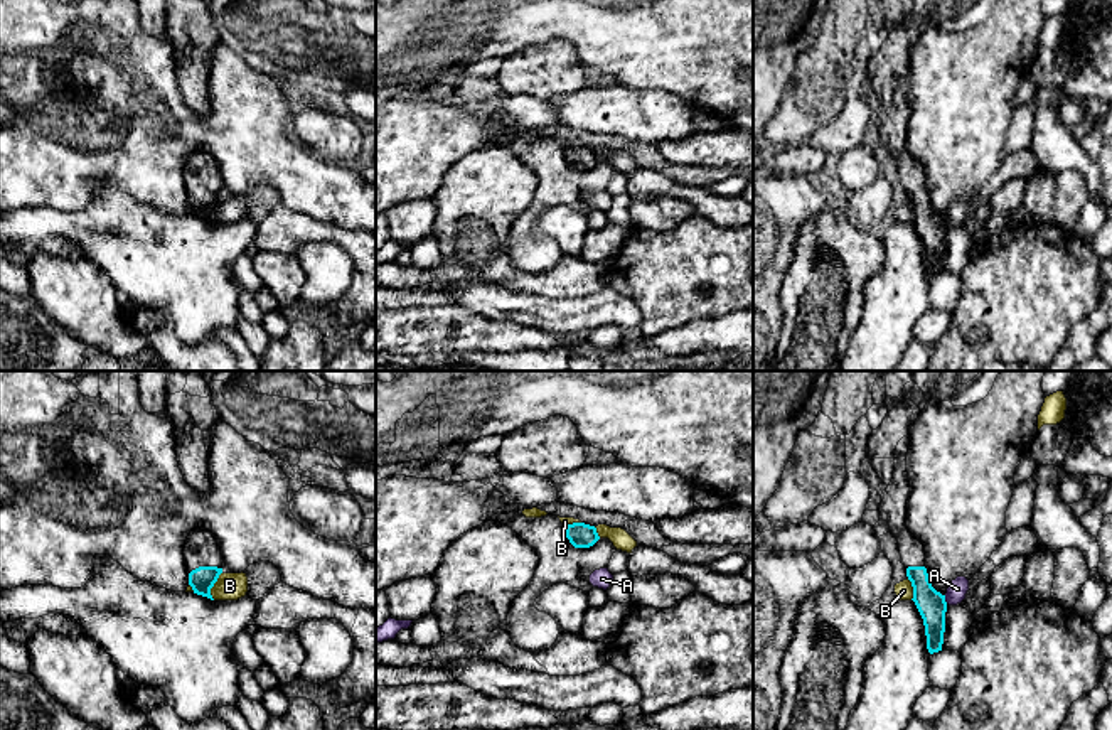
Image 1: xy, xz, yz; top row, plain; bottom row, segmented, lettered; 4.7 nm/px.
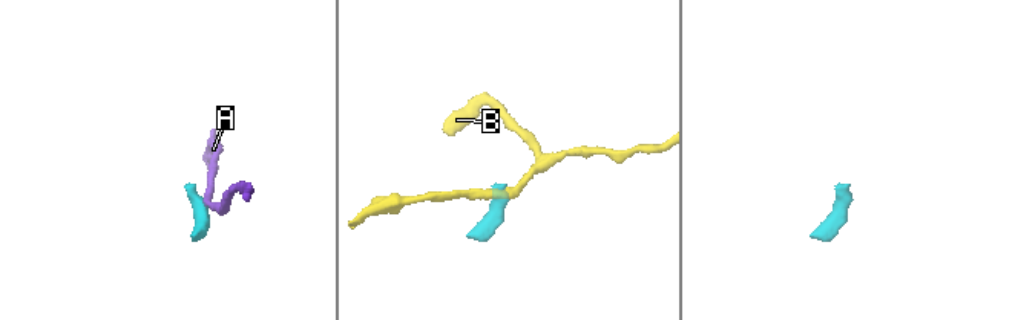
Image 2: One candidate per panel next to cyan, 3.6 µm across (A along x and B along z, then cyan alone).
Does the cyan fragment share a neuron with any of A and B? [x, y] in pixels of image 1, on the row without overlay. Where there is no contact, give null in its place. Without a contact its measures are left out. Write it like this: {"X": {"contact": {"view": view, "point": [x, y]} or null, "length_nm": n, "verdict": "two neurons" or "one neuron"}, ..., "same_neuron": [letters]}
{"A": {"contact": {"view": "yz", "point": [944, 221]}, "length_nm": 40, "verdict": "two neurons"}, "B": {"contact": {"view": "xy", "point": [213, 208]}, "length_nm": 140, "verdict": "two neurons"}, "same_neuron": []}

